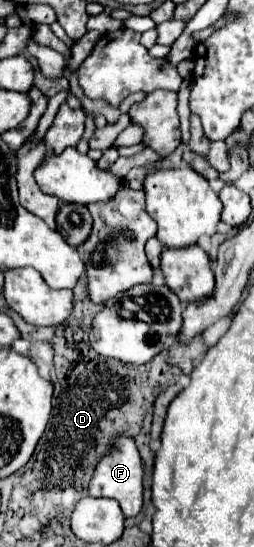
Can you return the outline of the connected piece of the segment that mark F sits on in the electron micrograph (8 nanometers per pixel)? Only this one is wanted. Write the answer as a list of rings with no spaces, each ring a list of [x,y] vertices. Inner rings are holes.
[[[128,435],[118,437],[118,441],[110,449],[110,453],[96,465],[90,485],[88,485],[88,495],[116,499],[116,501],[120,501],[126,517],[136,517],[142,509],[142,493],[144,493],[144,469],[142,469],[142,461],[138,455],[138,447],[132,437],[128,437]]]

